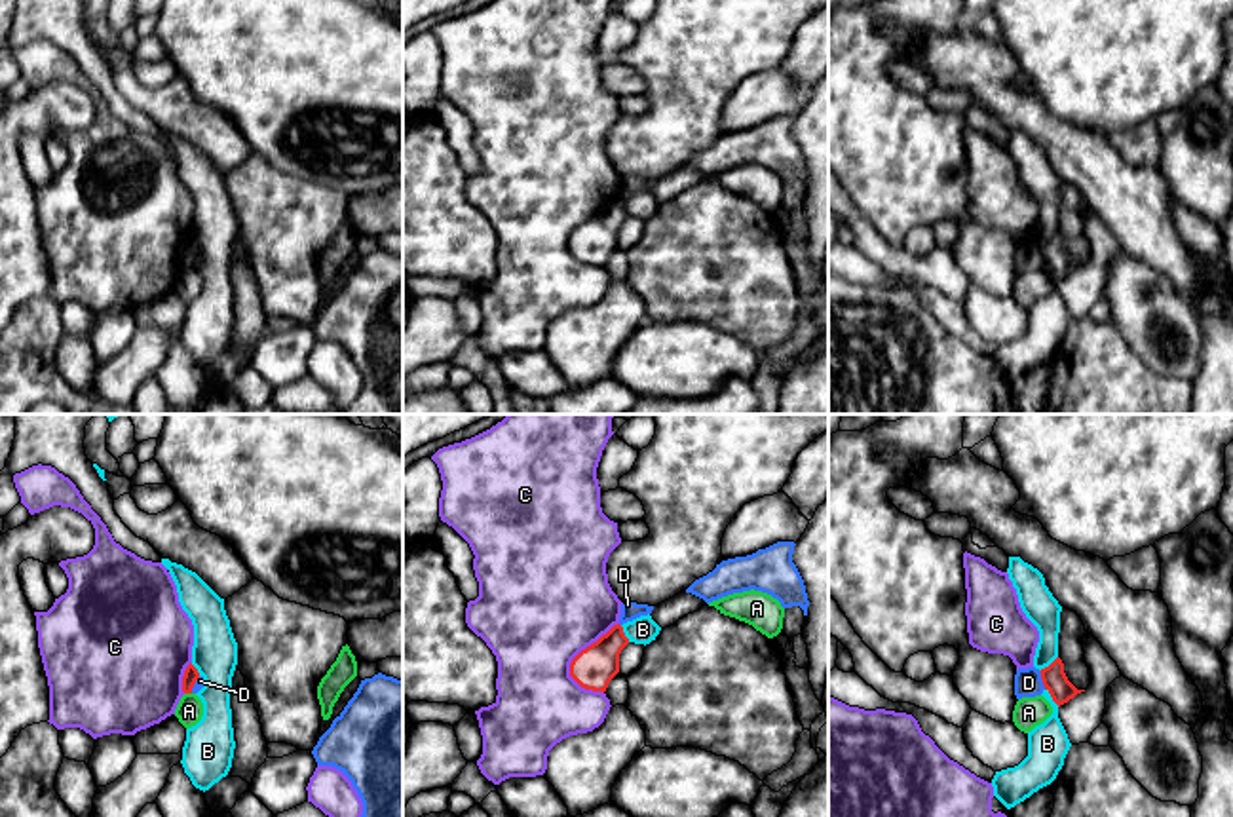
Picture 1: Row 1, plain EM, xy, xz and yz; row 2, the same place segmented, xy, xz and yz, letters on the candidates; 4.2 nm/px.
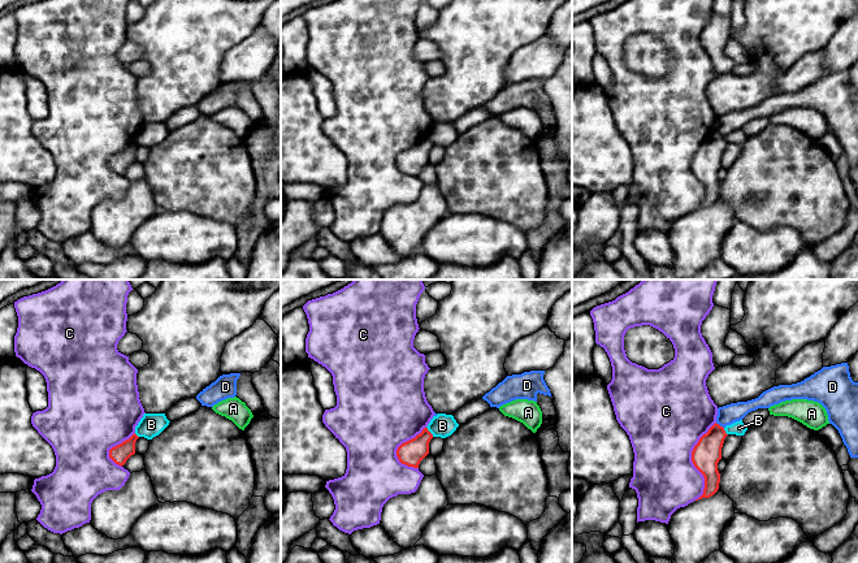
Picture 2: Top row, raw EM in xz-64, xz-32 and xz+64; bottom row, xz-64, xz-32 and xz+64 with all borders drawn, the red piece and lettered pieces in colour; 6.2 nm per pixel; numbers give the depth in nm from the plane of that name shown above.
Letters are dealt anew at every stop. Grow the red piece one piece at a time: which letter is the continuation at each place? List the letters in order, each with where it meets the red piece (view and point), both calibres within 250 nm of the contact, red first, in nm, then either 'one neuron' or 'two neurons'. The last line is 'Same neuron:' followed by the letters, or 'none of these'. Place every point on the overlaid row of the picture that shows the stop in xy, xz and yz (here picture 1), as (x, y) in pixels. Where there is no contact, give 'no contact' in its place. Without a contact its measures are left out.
A: meets red in xy at (189, 692); 60 nm thick on the red side, 120 nm on the other; two neurons
B: meets red in yz at (1051, 696); 100 nm thick on the red side, 180 nm on the other; two neurons
C: meets red in xz at (580, 652); 180 nm thick on the red side, 500 nm on the other; two neurons
D: meets red in yz at (1042, 679); 100 nm thick on the red side, 120 nm on the other; two neurons
Same neuron: none of these

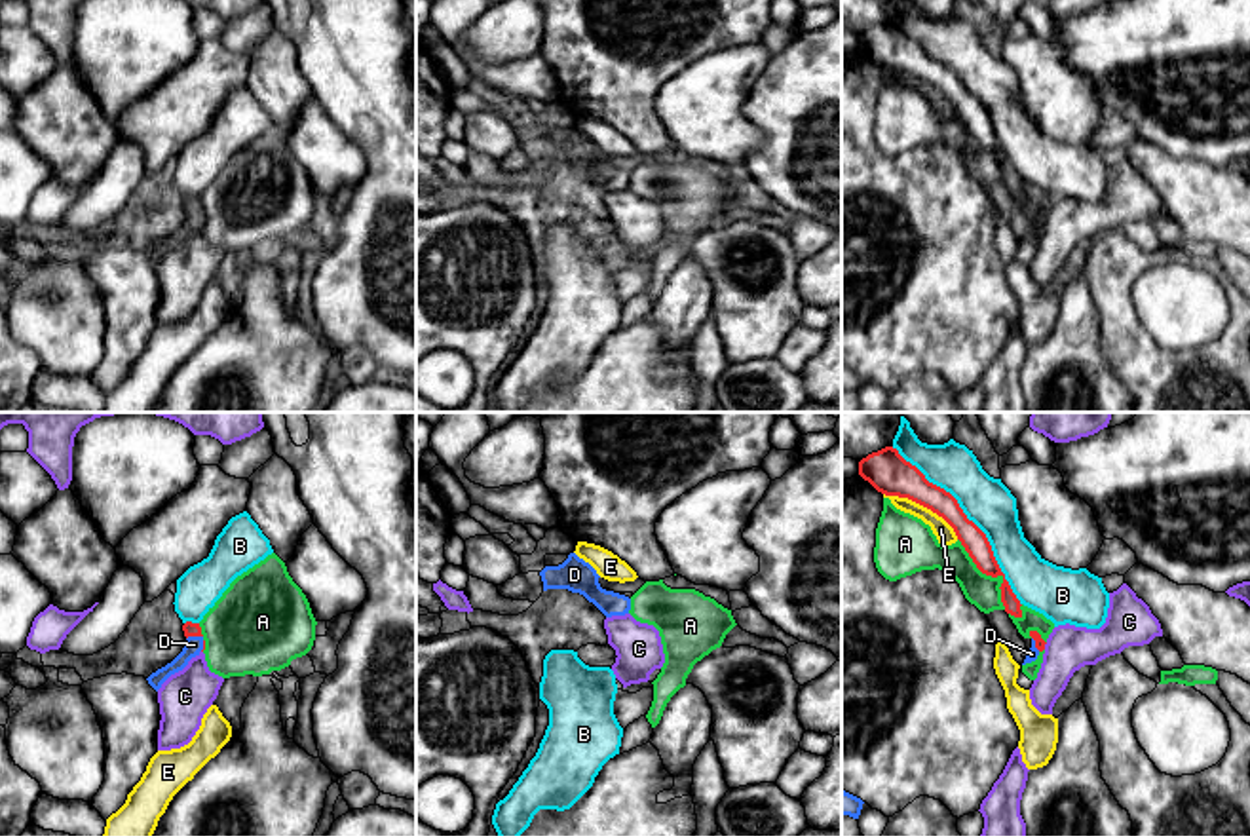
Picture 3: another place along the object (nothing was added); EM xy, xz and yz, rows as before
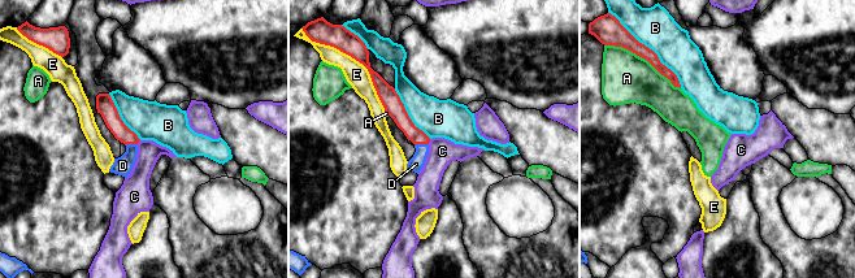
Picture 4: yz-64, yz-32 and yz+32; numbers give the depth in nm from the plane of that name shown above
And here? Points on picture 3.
A: meets red in yz at (990, 574); 110 nm thick on the red side, 140 nm on the other; two neurons
B: meets red in yz at (971, 521); 110 nm thick on the red side, 200 nm on the other; two neurons
C: meets red in yz at (1043, 646); 50 nm thick on the red side, 200 nm on the other; two neurons
D: meets red in xy at (194, 635); 60 nm thick on the red side, 80 nm on the other; one neuron
E: meets red in yz at (924, 506); 180 nm thick on the red side, 80 nm on the other; two neurons
Same neuron: D

